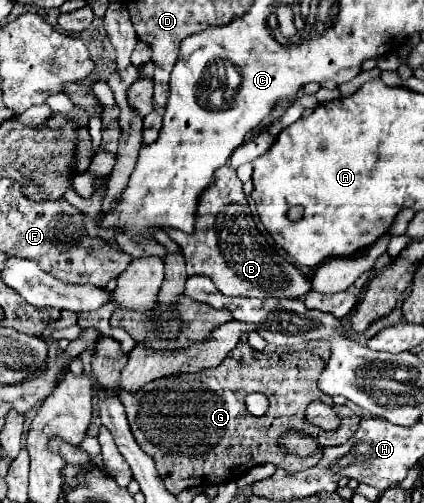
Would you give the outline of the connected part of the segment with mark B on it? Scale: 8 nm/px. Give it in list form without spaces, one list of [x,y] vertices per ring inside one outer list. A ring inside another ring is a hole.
[[[223,166],[215,172],[215,184],[207,188],[199,202],[197,224],[193,234],[169,230],[169,238],[183,250],[187,274],[209,276],[213,284],[225,296],[239,298],[303,298],[311,290],[311,282],[291,262],[275,256],[273,246],[257,232],[249,204],[243,194],[243,184],[231,166]]]

